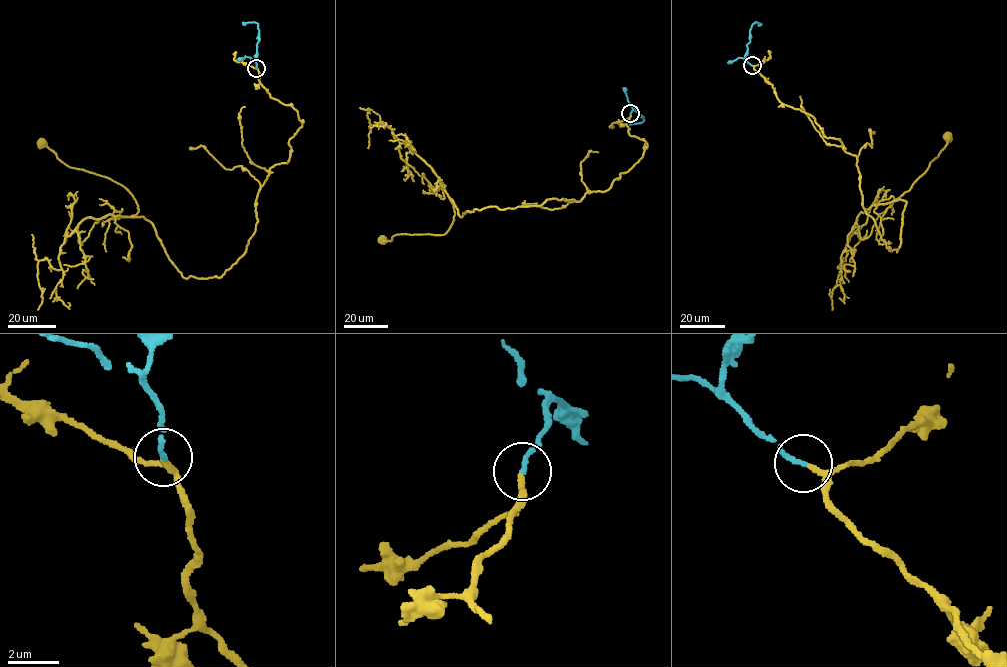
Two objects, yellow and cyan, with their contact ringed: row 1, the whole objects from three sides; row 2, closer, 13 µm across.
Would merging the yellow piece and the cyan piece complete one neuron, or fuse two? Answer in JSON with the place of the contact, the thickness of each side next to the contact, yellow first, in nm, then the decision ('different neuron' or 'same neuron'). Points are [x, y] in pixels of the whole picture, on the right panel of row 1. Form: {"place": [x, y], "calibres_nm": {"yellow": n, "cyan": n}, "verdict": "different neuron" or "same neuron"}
{"place": [752, 65], "calibres_nm": {"yellow": 190, "cyan": 190}, "verdict": "same neuron"}

